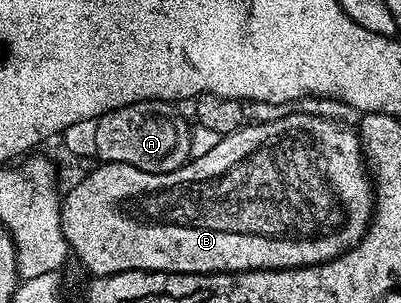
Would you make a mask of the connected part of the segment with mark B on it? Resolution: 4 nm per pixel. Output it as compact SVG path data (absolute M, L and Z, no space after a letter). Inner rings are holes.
M282 113L269 123L254 121L249 125L243 125L231 135L221 136L211 151L206 151L203 155L195 154L184 166L172 173L152 173L123 163L99 162L98 167L91 169L90 179L80 180L67 195L66 193L64 195L65 236L72 245L73 258L82 259L83 265L90 267L89 274L94 277L115 275L124 269L167 271L189 275L215 275L221 271L275 271L285 267L307 267L332 261L344 252L350 251L363 239L374 217L376 188L359 137L357 130L347 131L344 124L337 123L334 119L325 119L322 115Z

